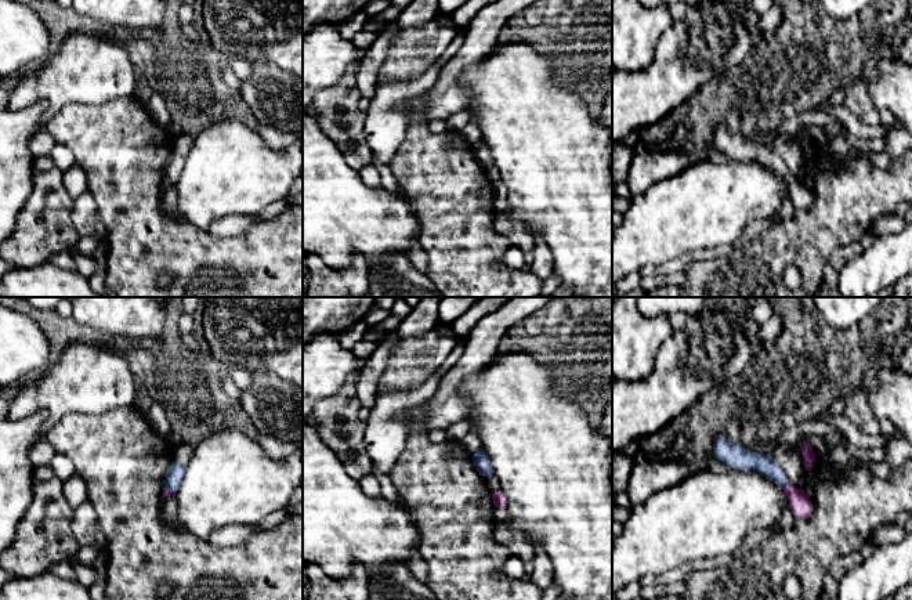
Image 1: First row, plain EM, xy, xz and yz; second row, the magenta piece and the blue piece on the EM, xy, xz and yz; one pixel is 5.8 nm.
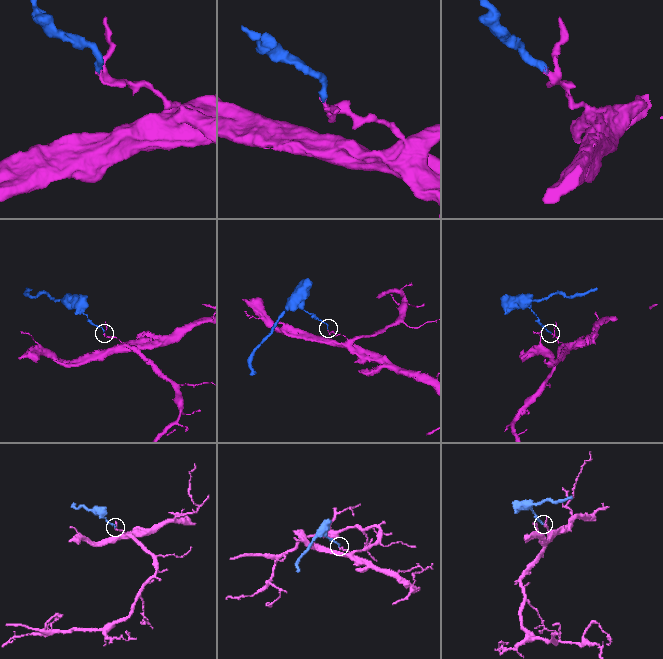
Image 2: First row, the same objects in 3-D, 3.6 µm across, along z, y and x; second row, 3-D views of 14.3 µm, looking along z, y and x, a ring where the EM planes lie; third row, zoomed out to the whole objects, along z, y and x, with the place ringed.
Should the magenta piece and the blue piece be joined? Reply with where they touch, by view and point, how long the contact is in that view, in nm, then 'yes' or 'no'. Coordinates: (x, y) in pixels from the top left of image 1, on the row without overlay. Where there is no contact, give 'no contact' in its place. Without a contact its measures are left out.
contact yz (786, 176); length 60 nm; yes

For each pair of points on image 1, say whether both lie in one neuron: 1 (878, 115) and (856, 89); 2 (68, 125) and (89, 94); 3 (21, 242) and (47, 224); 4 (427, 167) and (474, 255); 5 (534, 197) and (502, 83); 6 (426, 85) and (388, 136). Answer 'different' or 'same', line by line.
1: same
2: different
3: same
4: same
5: same
6: same

